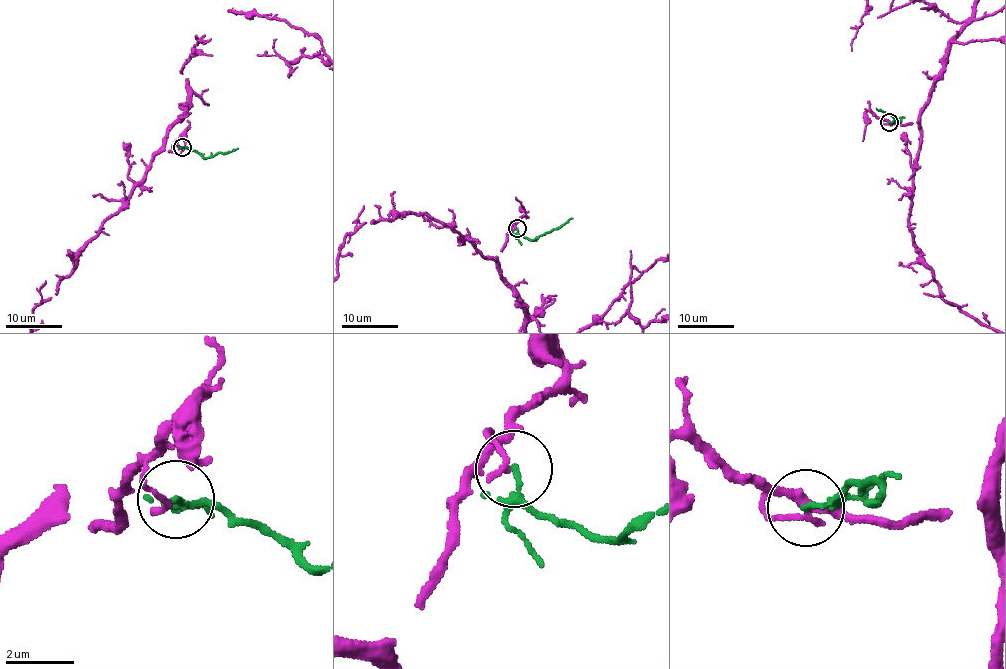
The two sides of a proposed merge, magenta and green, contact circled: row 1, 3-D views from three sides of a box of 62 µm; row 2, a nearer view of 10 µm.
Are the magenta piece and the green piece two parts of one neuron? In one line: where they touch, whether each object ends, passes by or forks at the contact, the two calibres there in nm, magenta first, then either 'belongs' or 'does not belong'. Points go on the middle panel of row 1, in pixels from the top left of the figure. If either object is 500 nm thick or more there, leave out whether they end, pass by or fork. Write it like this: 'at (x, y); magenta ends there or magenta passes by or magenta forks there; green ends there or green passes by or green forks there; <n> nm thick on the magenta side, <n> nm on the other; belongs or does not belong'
at (517, 228); magenta ends there; green passes by; 190 nm thick on the magenta side, 110 nm on the other; belongs

